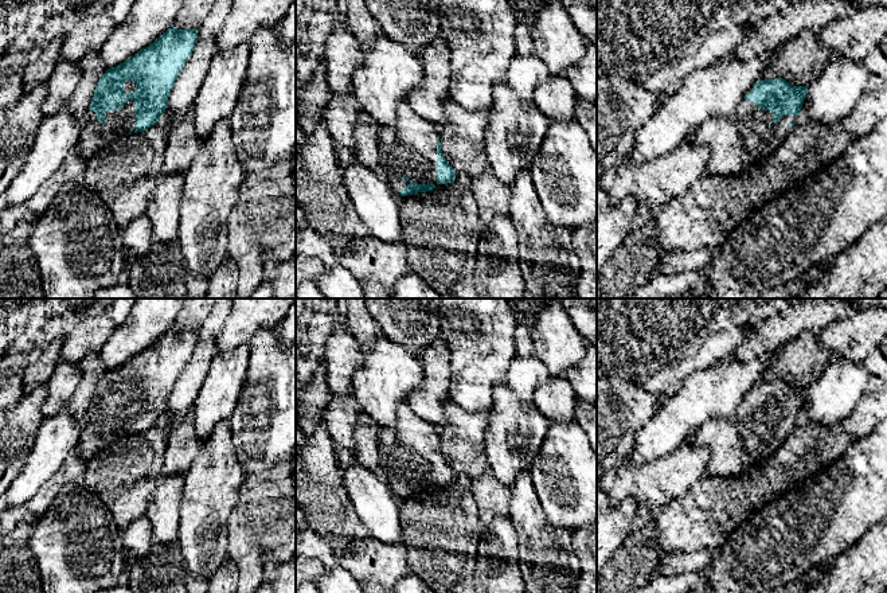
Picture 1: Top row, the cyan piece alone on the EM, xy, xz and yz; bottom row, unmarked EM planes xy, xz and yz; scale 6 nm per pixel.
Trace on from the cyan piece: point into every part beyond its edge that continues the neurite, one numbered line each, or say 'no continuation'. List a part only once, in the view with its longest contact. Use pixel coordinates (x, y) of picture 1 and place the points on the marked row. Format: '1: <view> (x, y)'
1: xz (407, 148)

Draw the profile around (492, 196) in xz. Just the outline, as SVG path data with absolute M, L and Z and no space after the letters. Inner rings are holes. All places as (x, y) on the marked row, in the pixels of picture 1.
M491 168L472 177L472 188L478 216L485 226L497 215L508 216L511 186L500 182Z

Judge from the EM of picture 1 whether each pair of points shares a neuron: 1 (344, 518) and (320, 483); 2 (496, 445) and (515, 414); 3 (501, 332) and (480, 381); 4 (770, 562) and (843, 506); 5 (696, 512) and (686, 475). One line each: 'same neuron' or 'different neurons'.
1: same neuron
2: same neuron
3: same neuron
4: same neuron
5: different neurons

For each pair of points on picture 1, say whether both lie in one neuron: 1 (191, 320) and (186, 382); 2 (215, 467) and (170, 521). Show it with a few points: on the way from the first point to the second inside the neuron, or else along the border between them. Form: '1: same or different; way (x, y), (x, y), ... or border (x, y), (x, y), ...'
1: different; border (210, 312), (196, 330)
2: different; border (184, 478), (176, 538)

